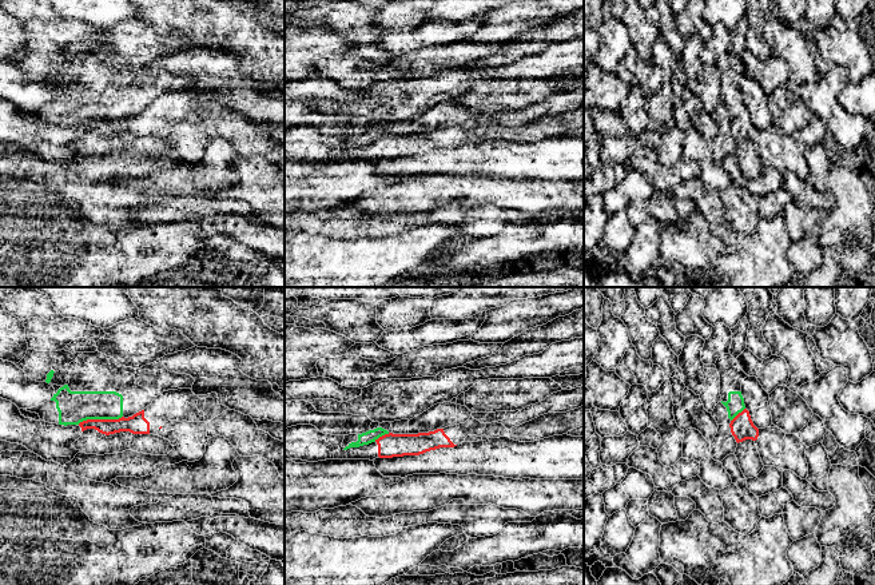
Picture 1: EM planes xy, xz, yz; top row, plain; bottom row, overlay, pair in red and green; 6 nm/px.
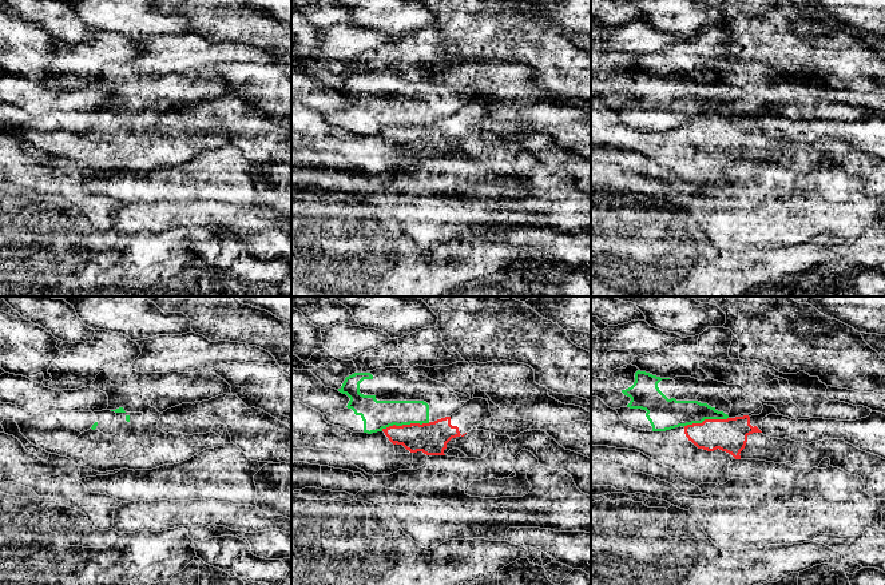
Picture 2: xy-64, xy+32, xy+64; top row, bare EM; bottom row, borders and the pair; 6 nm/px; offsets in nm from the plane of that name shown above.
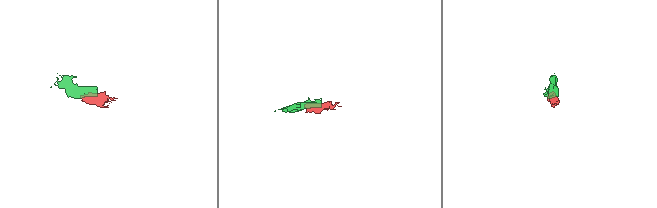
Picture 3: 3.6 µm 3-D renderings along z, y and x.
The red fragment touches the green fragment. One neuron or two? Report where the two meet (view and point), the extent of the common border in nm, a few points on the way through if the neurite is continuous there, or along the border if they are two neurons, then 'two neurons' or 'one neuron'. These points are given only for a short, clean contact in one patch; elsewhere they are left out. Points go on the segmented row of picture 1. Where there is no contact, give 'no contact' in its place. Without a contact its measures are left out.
contact xy (99, 420); length 280 nm; border xy (122, 416), (118, 418), (83, 420), (78, 424); two neurons

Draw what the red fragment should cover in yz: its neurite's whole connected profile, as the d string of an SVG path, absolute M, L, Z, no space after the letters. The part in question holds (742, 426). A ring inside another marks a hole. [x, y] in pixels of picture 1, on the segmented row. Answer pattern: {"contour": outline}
{"contour": "M744 409L729 423L731 433L737 442L735 455L739 461L744 477L753 478L764 467L755 441L759 437L759 429L753 425L749 411Z"}

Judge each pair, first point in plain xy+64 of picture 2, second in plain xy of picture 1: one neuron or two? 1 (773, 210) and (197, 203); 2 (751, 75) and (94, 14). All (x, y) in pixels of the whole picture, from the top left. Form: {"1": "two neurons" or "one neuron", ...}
{"1": "two neurons", "2": "two neurons"}

